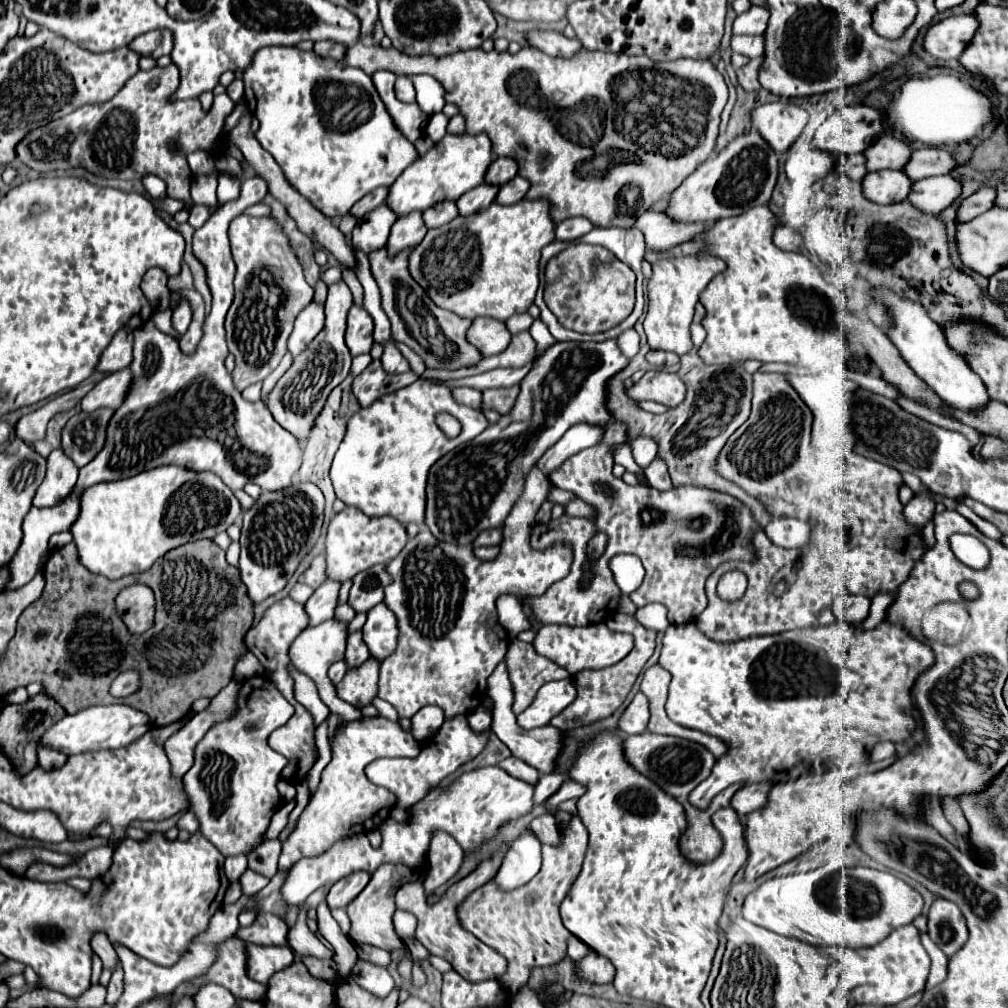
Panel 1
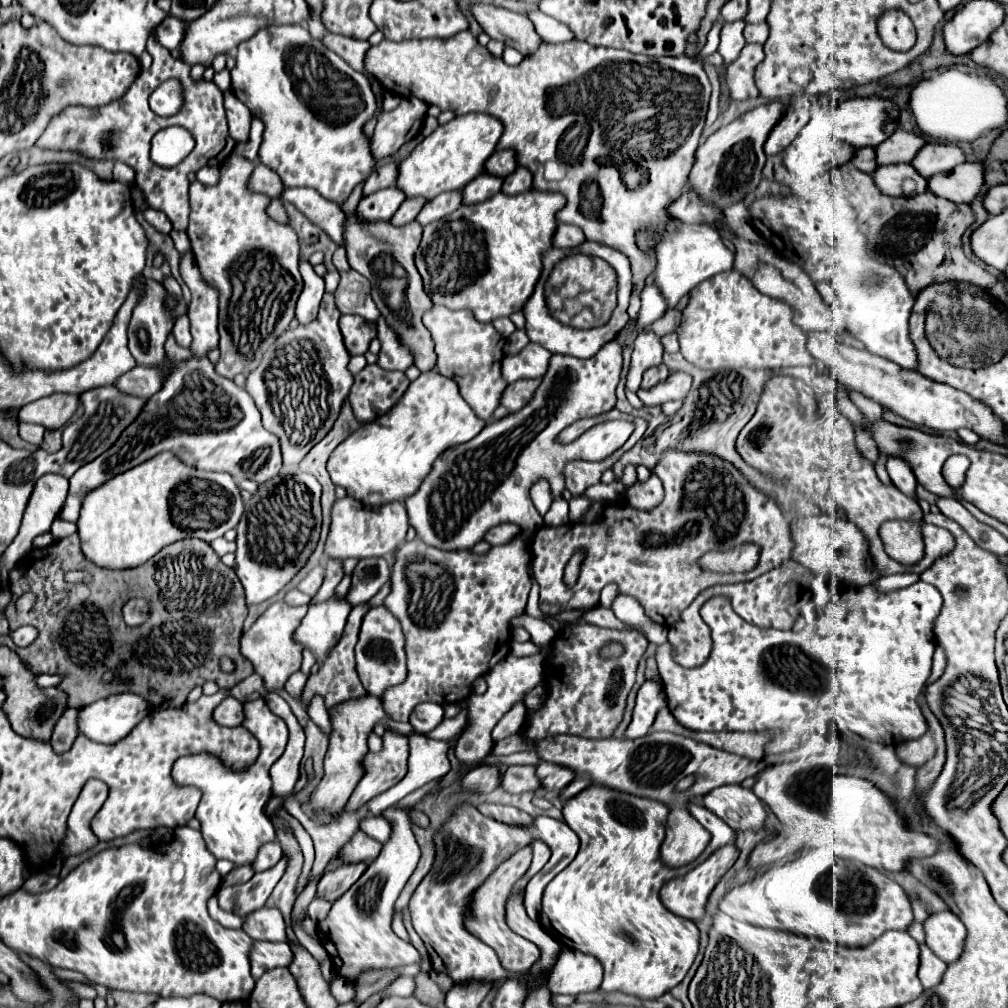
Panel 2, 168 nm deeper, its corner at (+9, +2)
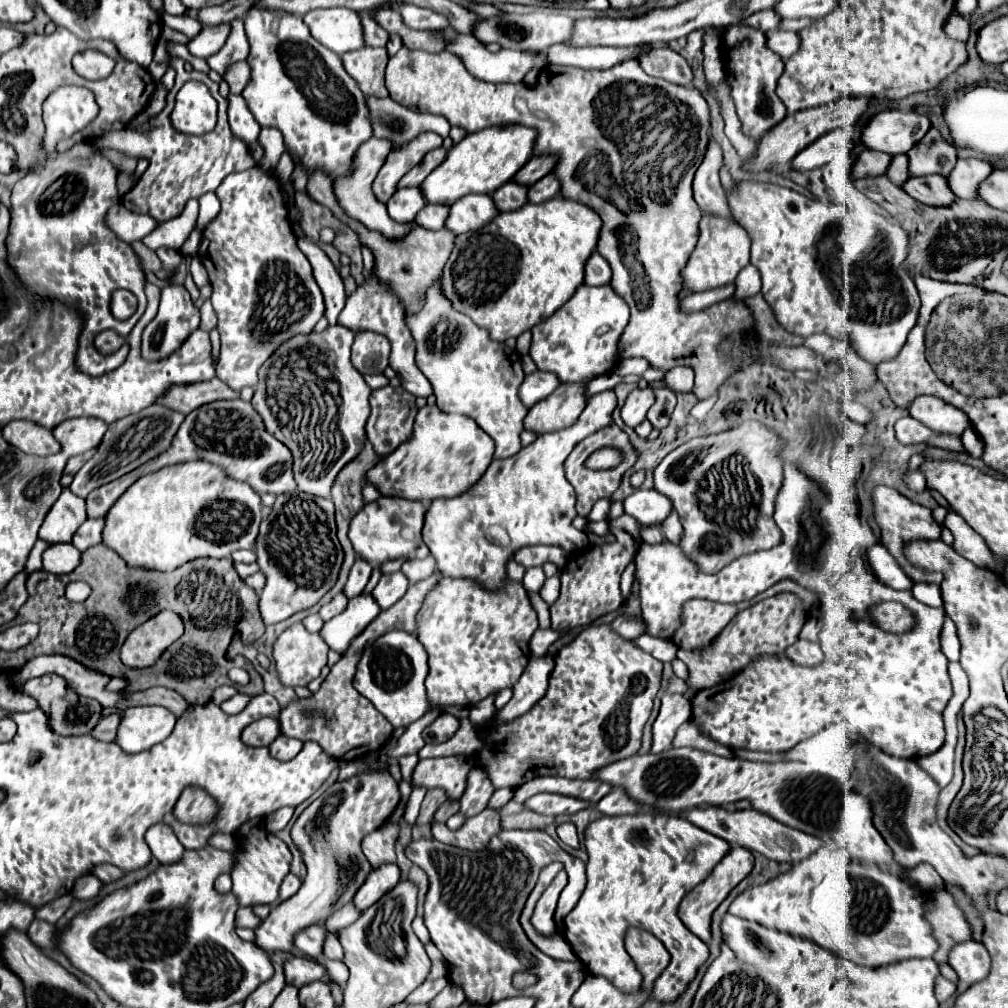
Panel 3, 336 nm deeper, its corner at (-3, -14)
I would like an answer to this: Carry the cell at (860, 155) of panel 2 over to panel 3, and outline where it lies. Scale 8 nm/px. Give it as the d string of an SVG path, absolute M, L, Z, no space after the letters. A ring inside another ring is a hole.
M898 154L898 156L894 156L892 158L892 164L890 164L890 168L888 168L888 178L894 182L894 184L904 184L908 178L910 178L910 174L908 174L908 156L906 154Z

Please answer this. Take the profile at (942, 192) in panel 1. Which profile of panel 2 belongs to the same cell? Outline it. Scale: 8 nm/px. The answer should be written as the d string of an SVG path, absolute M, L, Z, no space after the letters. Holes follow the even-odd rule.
M960 164L950 172L942 172L938 176L930 176L928 192L938 198L950 200L954 204L972 202L982 186L982 164Z

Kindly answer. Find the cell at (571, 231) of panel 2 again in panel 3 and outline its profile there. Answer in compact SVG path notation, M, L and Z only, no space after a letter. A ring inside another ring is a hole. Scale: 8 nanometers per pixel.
M592 254L590 260L586 262L586 278L584 284L588 286L604 286L608 284L612 278L612 270L608 266L608 262L600 256L600 254Z

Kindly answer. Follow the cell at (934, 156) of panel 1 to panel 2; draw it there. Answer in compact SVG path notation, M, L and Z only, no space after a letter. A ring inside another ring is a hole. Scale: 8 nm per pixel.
M928 142L920 148L916 158L910 162L914 170L928 178L940 172L948 172L954 166L964 162L964 152L956 144L938 144L938 142Z

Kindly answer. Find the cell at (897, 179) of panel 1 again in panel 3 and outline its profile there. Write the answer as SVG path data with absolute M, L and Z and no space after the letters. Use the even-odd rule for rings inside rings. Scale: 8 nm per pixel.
M932 174L932 176L914 176L902 186L912 198L930 204L930 206L948 206L954 202L954 192L948 186L946 176Z

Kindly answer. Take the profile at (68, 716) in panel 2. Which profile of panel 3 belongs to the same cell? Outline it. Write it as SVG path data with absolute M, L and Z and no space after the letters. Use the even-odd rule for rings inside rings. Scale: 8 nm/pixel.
M108 714L108 716L104 716L100 720L100 724L92 730L92 736L96 736L98 740L104 740L104 742L112 742L116 738L120 720L122 720L122 714Z

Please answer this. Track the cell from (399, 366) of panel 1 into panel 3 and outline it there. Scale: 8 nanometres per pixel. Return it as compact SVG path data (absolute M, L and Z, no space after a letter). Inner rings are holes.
M374 272L370 274L370 278L356 288L356 292L352 296L348 296L344 310L340 312L338 324L348 326L352 332L362 332L362 330L372 330L378 334L384 334L390 344L392 344L392 358L390 358L390 366L396 370L400 384L404 390L408 390L414 396L422 396L428 398L432 394L432 384L428 384L426 376L416 368L414 362L414 340L412 334L408 332L406 324L404 324L404 304L402 300L392 292L390 284L386 284L384 280L380 280Z

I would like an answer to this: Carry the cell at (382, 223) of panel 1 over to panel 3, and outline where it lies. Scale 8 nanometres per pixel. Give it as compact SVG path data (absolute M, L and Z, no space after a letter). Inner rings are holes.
M420 186L400 188L400 192L396 192L396 196L392 196L392 200L388 200L388 214L390 214L394 220L408 222L408 220L414 220L416 214L418 214L426 204L428 204L428 202L426 202Z

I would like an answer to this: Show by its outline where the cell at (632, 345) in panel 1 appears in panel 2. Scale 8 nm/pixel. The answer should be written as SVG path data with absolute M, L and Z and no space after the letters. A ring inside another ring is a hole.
M652 278L646 280L644 290L640 292L640 298L642 298L642 306L640 306L640 310L638 310L638 316L636 316L634 320L628 320L628 324L624 326L622 334L616 338L622 348L626 348L626 338L628 338L630 334L642 332L646 326L650 326L652 322L656 322L656 320L666 312L666 308L664 308L664 298L660 298L660 292L658 292L658 288L652 284Z

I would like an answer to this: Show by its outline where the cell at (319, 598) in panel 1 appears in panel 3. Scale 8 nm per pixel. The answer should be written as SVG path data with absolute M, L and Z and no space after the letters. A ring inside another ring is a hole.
M358 558L356 564L354 564L352 570L350 570L348 582L346 582L346 586L344 586L344 594L346 594L348 598L362 594L364 586L366 586L368 580L370 580L370 574L372 574L372 566L370 566L366 560Z

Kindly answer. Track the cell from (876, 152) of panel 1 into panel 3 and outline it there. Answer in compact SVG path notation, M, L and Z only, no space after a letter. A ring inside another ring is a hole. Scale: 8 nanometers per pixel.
M930 128L924 140L920 140L910 152L910 174L928 176L942 174L948 176L956 164L956 146L946 142L938 128Z

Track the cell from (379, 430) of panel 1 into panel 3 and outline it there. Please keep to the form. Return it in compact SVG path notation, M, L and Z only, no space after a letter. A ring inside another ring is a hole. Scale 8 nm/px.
M424 406L416 416L412 440L392 452L392 456L382 458L378 468L368 472L366 482L378 486L384 496L422 500L424 504L430 504L434 498L468 492L486 472L492 454L492 438L484 434L474 420L460 414L440 412L436 406Z

